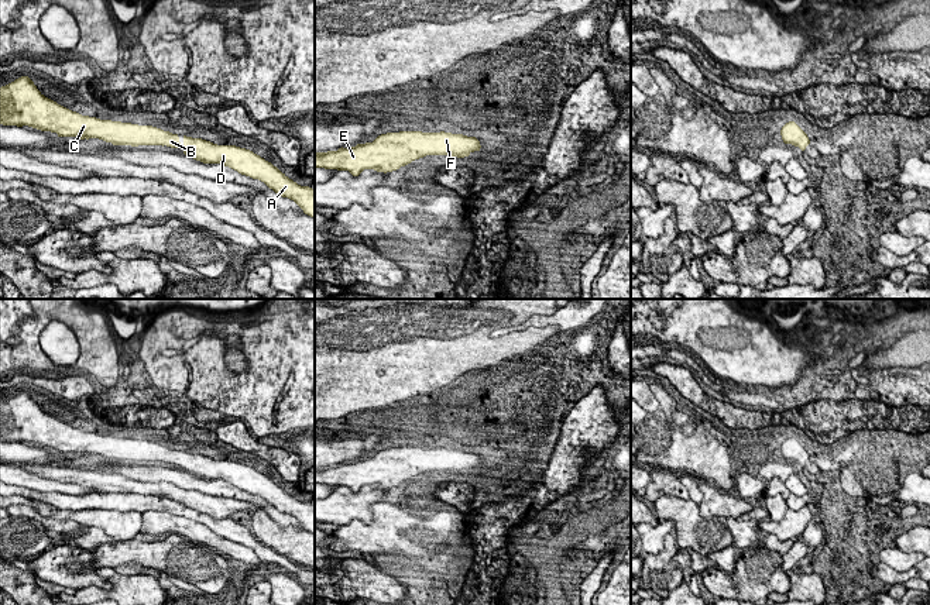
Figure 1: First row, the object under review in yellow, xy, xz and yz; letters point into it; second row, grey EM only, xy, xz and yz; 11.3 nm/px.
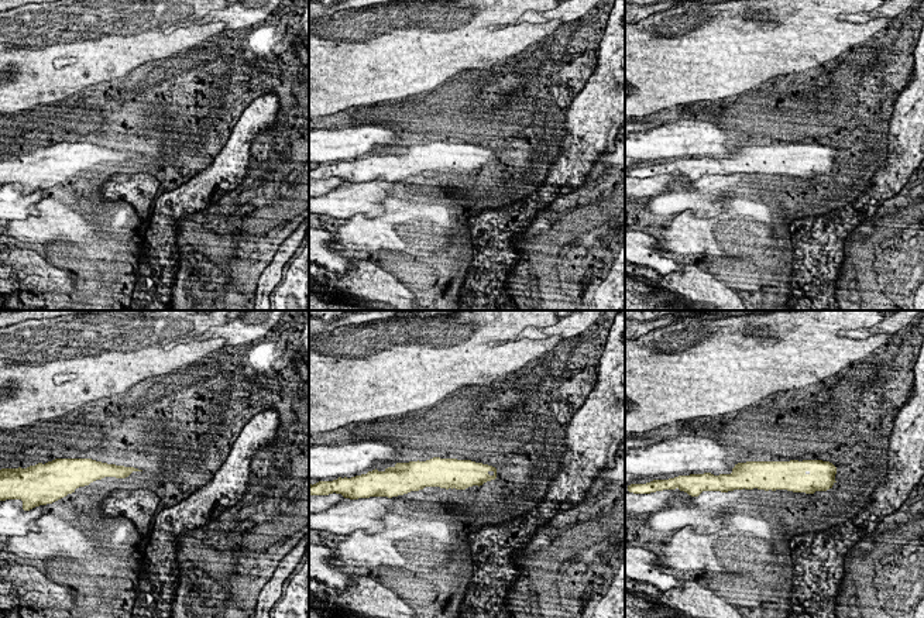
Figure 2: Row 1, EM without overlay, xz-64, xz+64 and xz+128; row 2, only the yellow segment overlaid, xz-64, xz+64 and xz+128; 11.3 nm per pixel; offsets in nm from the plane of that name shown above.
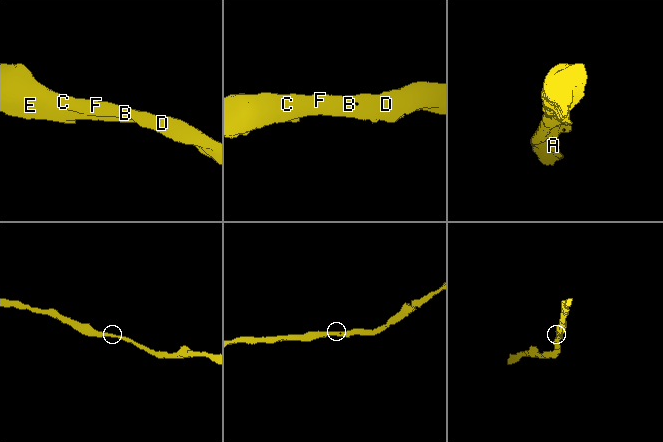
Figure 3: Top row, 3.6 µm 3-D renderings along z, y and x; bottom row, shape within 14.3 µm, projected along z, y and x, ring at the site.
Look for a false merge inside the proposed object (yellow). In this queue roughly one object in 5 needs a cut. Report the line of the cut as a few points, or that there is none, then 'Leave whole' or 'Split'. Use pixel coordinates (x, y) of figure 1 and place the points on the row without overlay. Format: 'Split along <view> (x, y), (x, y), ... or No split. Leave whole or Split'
No split. Leave whole

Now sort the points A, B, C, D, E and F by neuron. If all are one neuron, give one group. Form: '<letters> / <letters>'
A B C D E F

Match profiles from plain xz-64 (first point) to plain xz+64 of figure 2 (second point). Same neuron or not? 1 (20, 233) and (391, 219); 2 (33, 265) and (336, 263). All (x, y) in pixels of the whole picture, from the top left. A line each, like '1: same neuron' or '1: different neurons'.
1: same neuron
2: different neurons

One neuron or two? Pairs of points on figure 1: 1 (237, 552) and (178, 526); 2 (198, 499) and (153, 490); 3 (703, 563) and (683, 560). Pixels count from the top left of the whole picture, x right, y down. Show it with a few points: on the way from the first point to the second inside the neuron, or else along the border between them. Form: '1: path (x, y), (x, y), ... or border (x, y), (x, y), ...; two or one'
1: path (223, 545), (192, 530); one
2: path (186, 498), (164, 490); one
3: border (687, 552), (692, 569), (696, 573); two

